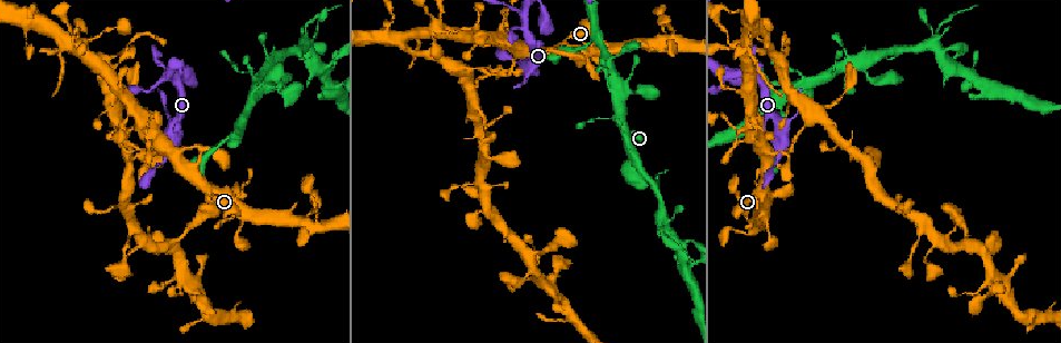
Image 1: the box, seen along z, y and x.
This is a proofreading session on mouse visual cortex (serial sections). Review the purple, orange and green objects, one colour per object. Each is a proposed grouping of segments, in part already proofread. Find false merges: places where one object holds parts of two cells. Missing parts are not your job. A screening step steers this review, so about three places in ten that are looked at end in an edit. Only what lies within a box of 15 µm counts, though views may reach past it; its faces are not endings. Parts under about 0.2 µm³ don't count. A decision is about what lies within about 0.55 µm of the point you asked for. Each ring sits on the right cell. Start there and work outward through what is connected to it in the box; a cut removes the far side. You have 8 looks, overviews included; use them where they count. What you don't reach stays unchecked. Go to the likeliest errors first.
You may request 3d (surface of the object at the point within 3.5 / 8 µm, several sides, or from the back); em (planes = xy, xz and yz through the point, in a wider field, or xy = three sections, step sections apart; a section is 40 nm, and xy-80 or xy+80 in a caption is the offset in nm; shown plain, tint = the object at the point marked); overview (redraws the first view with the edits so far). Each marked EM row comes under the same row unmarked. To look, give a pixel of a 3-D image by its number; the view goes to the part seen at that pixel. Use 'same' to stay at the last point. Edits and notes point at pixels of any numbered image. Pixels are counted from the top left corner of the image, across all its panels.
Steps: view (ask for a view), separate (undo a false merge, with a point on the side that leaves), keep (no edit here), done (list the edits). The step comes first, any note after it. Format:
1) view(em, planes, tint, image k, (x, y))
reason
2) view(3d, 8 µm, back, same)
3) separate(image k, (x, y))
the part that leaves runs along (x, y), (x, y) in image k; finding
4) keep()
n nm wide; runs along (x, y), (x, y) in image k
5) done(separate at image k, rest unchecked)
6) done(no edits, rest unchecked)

view(3d, 3.5 µm, image 1, (661, 220))
sharp bend

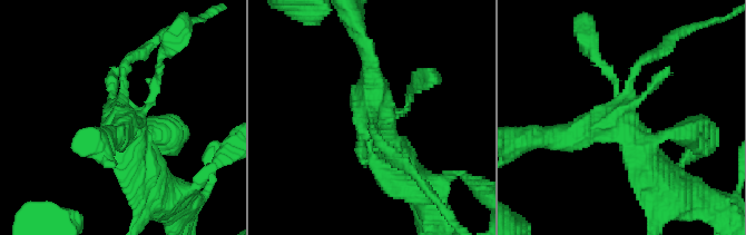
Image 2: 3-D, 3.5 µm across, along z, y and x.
view(em, xy, step 3, tint, image 2, (616, 123))
now the EM

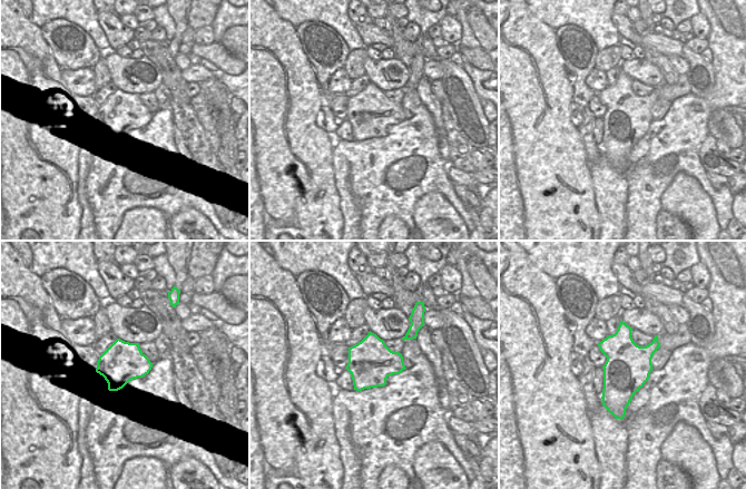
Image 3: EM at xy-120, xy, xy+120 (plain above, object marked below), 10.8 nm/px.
keep()
runs along (547, 139), (618, 121), (657, 179) in image 2; one cell here

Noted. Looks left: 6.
view(3d, 8 µm, image 1, (567, 42))
three arms meet

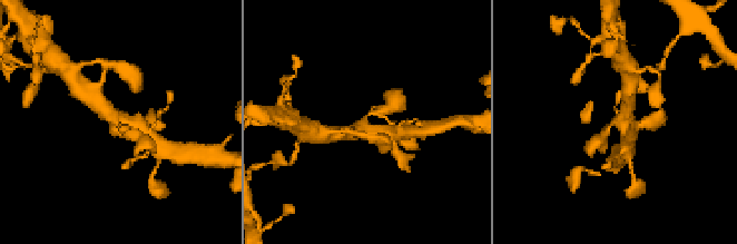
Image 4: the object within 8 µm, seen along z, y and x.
view(3d, 3.5 µm, image 4, (622, 119))
zoom in

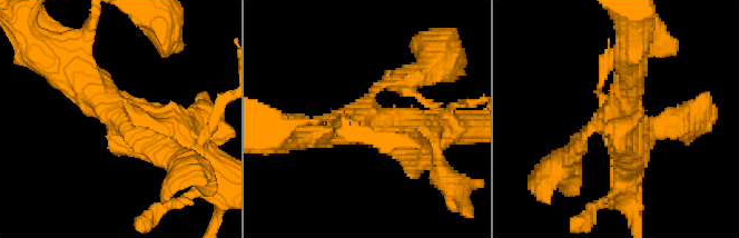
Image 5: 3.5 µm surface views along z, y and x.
keep()
runs along (161, 148), (137, 138), (62, 62) in image 5; one cell here

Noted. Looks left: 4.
view(3d, 3.5 µm, image 1, (499, 33))
side arm on a straight run

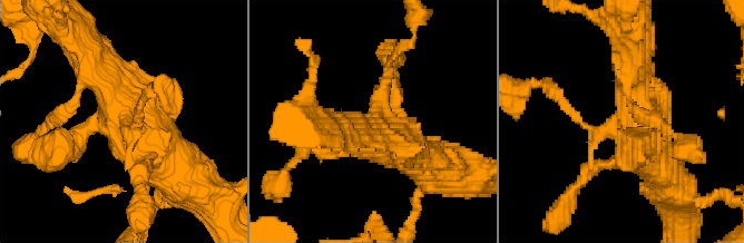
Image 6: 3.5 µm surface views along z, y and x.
keep()
runs along (172, 169), (120, 117), (86, 52) in image 6; all the same cell

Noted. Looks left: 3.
done(no edits, rest unchecked)

